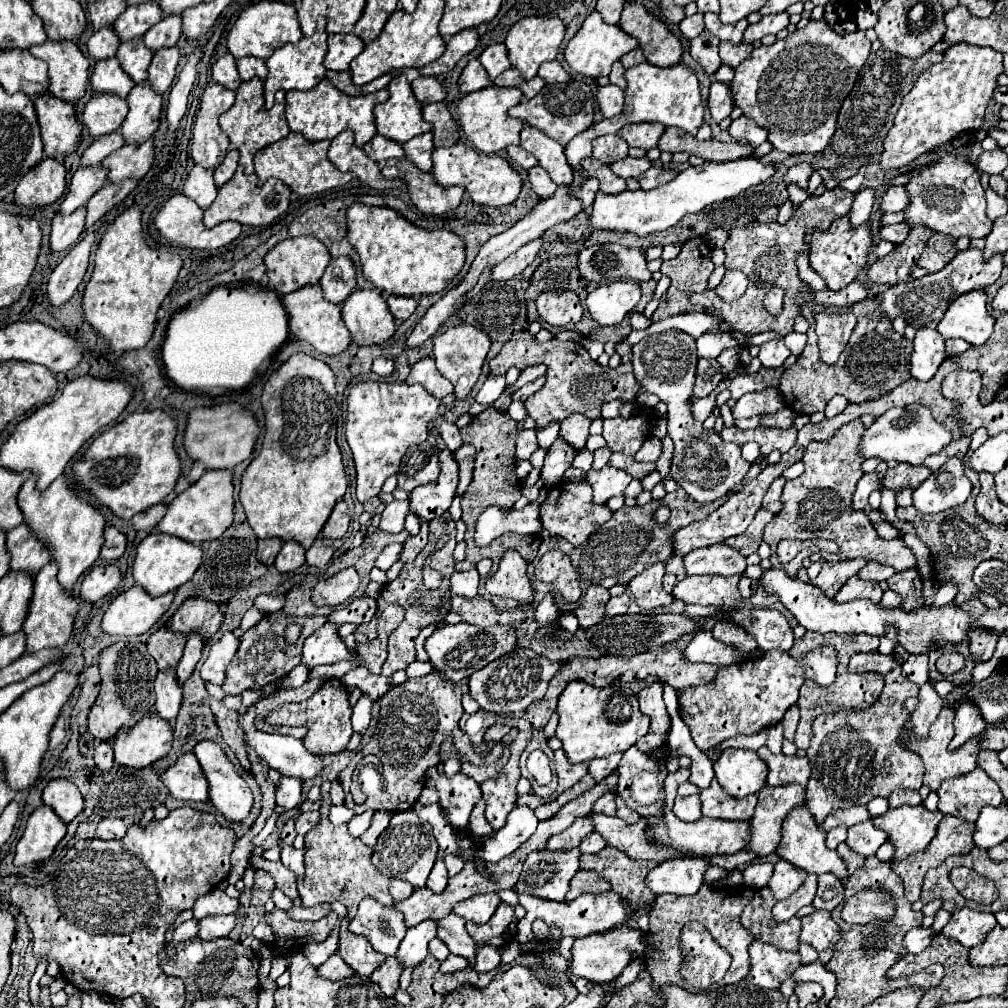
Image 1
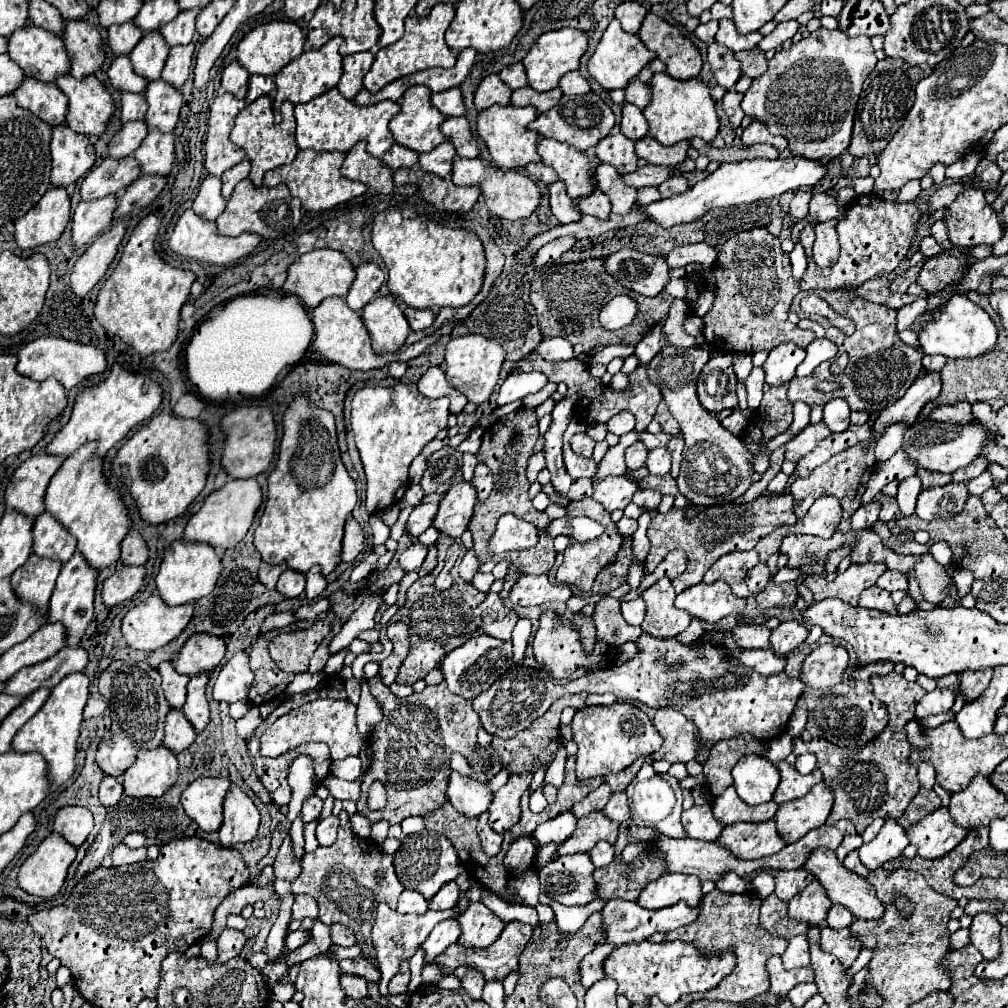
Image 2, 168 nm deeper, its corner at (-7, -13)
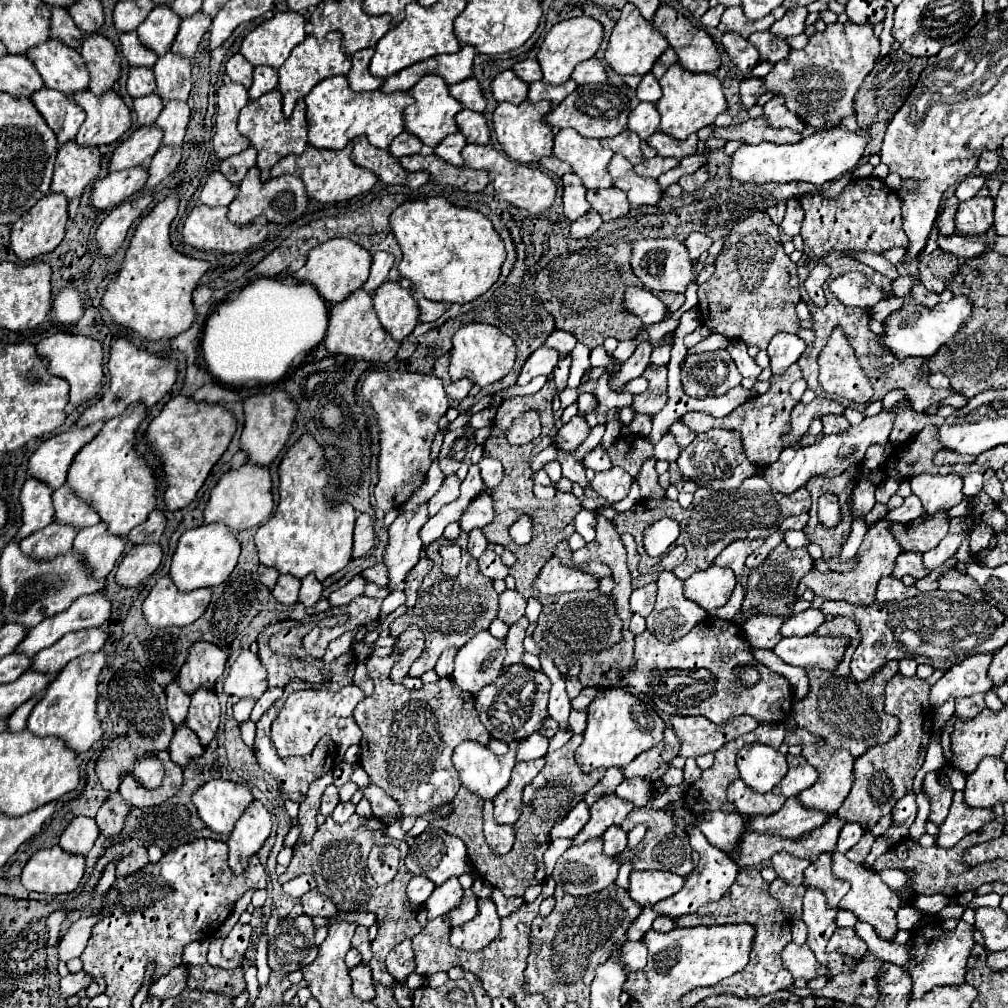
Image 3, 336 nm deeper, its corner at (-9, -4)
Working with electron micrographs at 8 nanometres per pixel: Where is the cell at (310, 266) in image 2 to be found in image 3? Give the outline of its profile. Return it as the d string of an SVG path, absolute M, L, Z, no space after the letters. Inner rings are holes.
M333 238L313 248L309 252L307 264L301 270L297 270L295 276L299 280L311 282L321 294L321 298L325 298L327 302L341 302L351 292L359 290L365 284L369 276L369 268L371 268L371 252L367 252L365 248L361 248L349 238Z

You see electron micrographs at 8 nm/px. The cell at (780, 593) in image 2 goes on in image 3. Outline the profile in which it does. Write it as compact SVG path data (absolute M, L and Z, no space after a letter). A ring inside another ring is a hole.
M781 542L757 568L749 572L741 610L748 612L756 608L759 614L791 616L791 608L797 602L797 586L811 566L813 560L805 548L789 548L785 542Z

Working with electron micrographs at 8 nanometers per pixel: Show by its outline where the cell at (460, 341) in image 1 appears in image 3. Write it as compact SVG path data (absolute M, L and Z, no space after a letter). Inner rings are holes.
M467 324L453 336L449 374L453 378L471 378L477 386L489 386L513 370L515 354L515 342L499 328L489 324Z

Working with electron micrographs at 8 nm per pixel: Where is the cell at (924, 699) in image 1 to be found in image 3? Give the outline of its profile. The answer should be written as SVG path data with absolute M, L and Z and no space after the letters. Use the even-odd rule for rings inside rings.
M977 654L969 656L957 666L949 668L945 676L931 688L929 702L939 708L949 698L971 696L977 692L987 692L991 688L991 680L987 676L987 668L993 660L993 654Z

